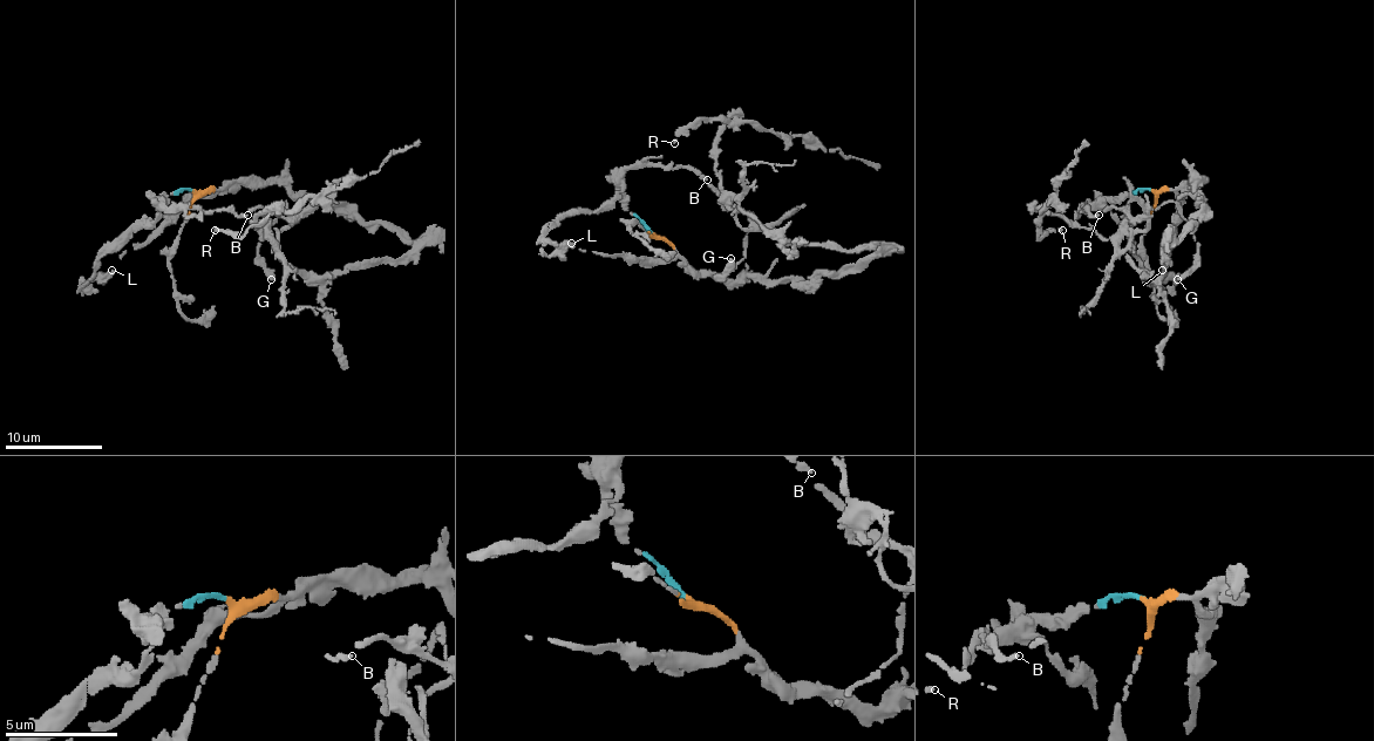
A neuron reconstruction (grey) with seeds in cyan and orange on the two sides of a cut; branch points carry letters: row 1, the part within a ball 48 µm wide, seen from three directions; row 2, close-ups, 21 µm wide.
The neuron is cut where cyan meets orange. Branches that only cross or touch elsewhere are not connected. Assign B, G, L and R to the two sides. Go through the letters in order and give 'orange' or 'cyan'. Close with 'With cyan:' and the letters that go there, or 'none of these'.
B: cyan
G: orange
L: cyan
R: orange
With cyan: B, L

